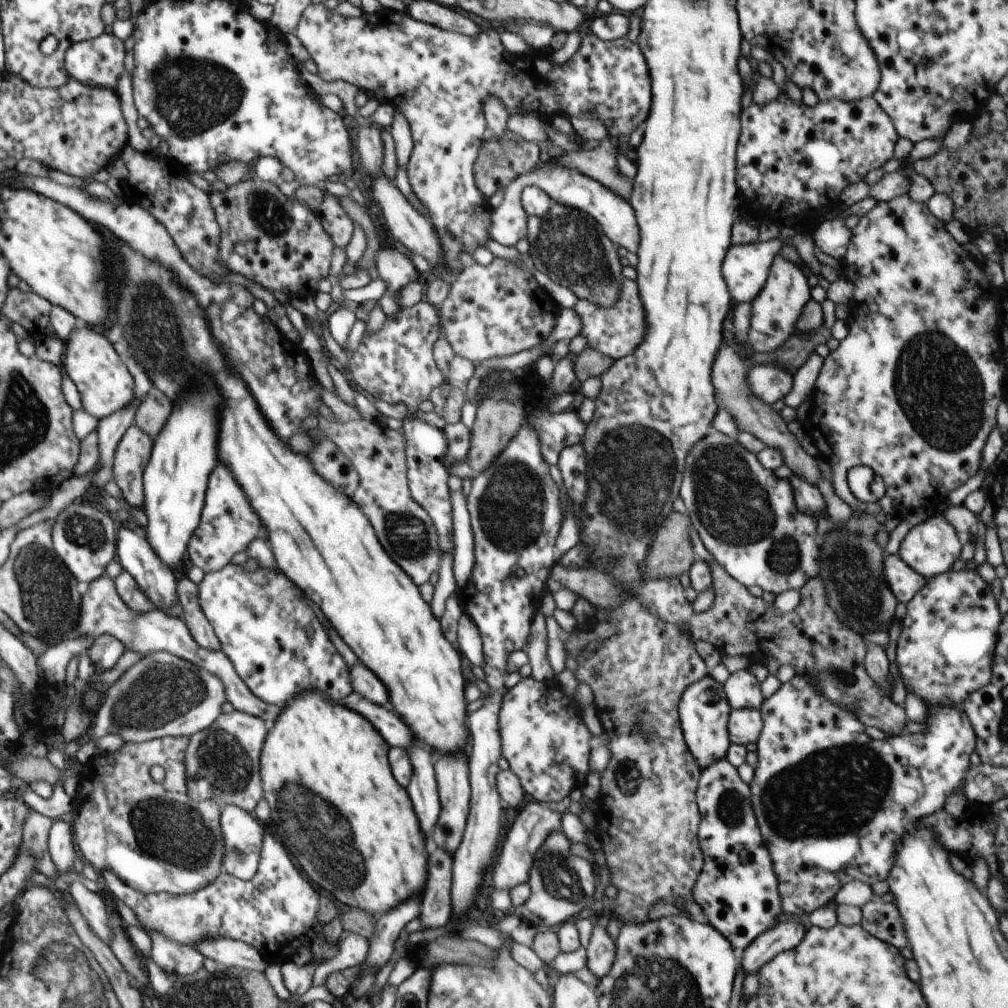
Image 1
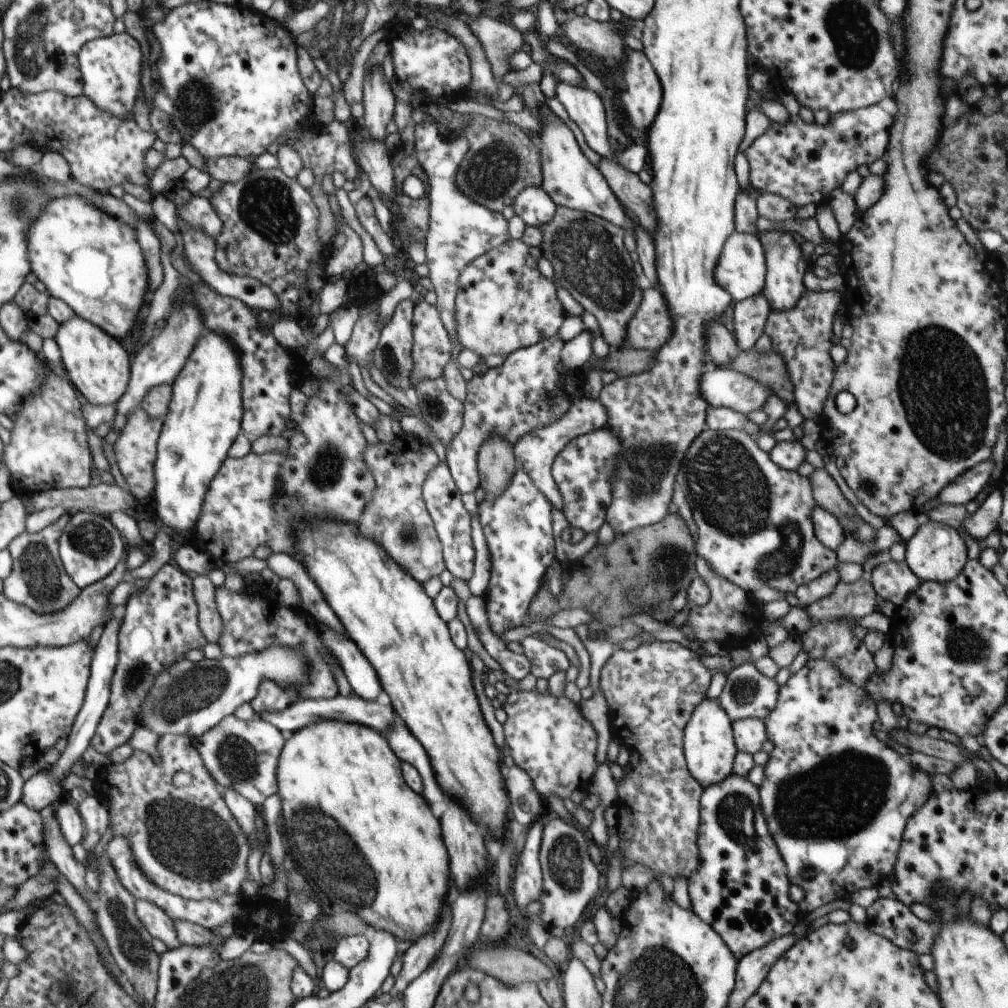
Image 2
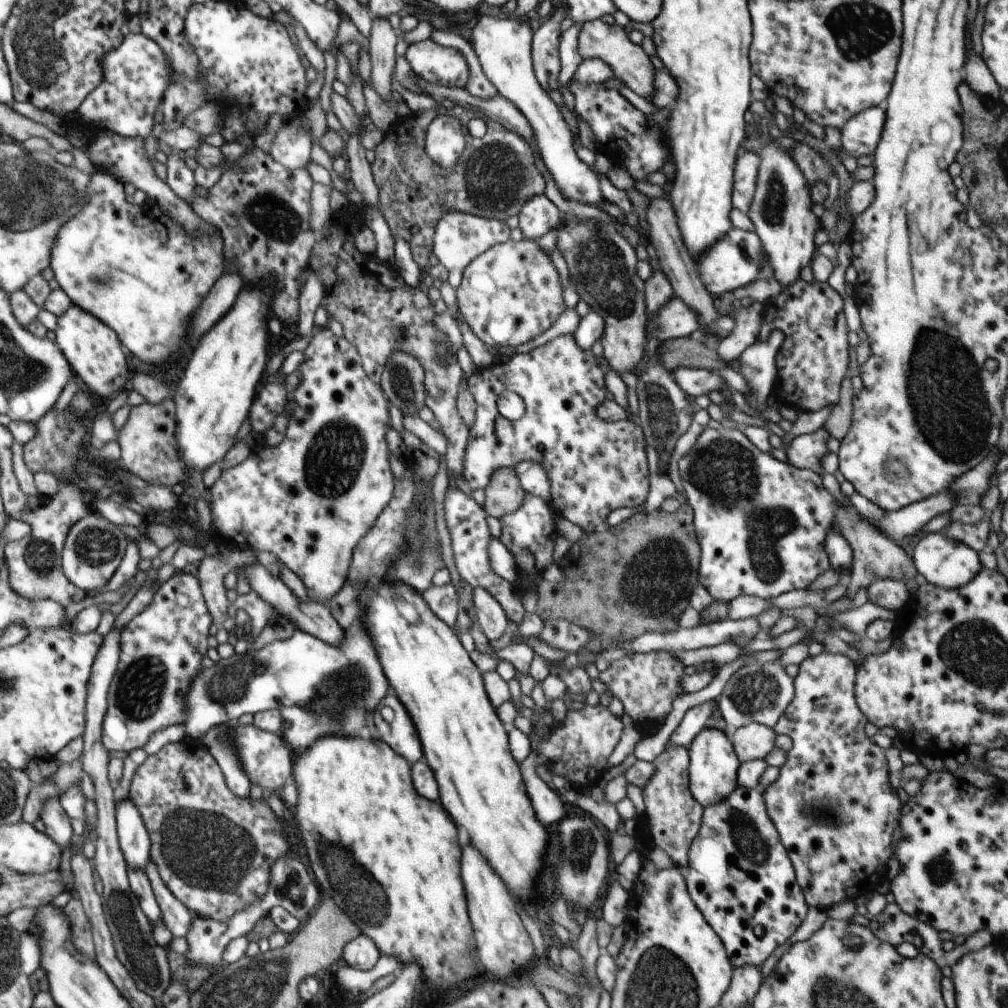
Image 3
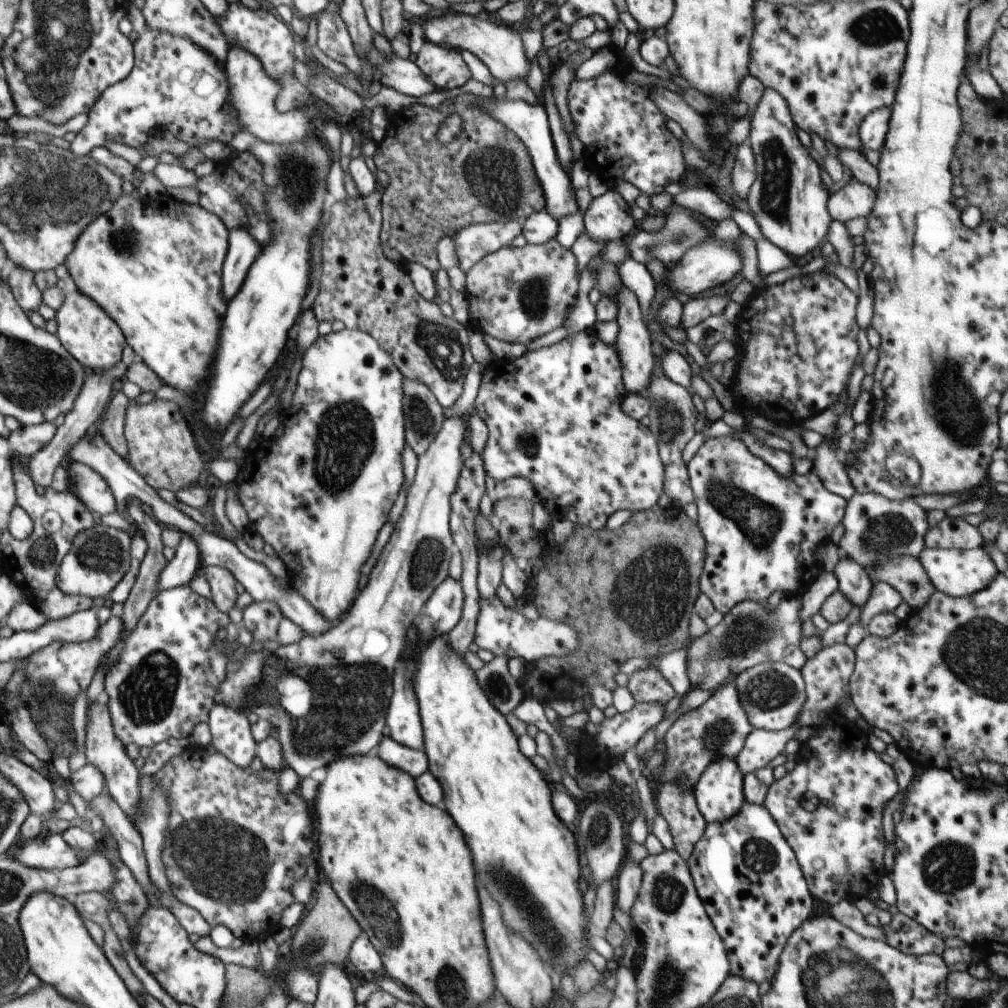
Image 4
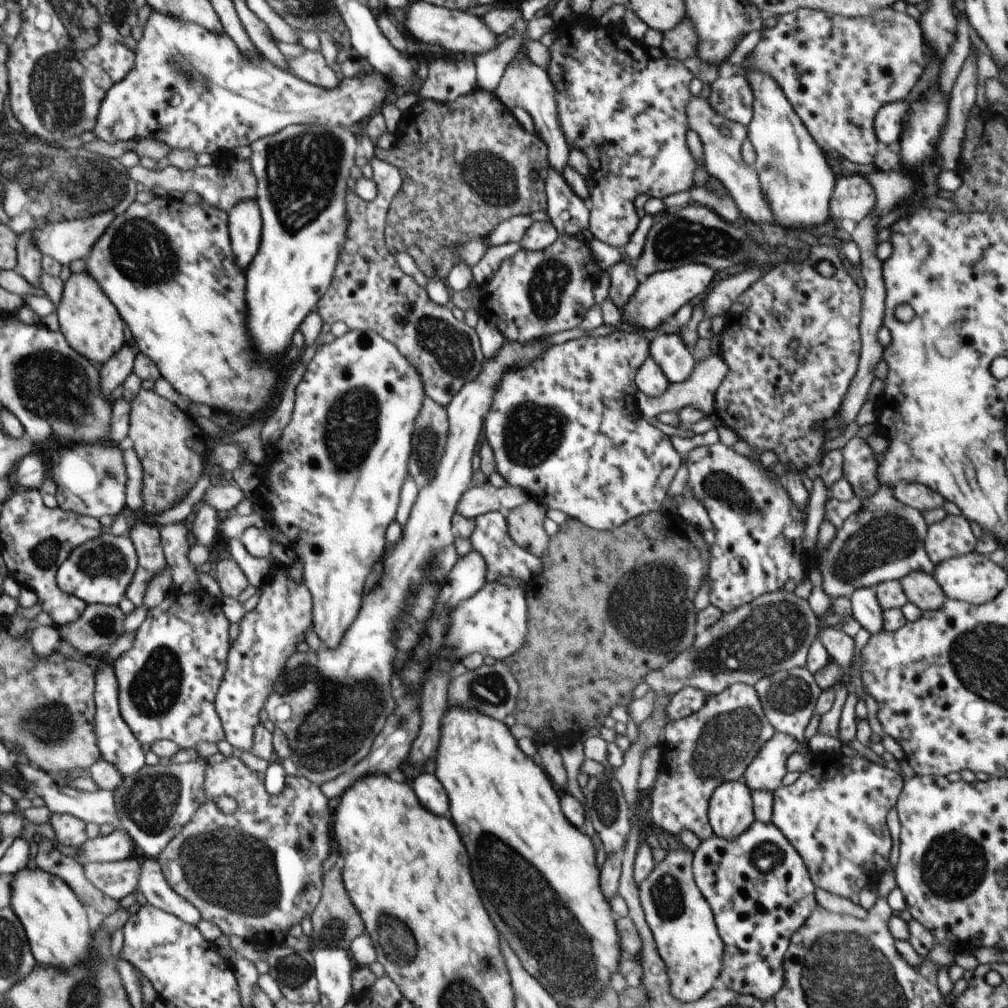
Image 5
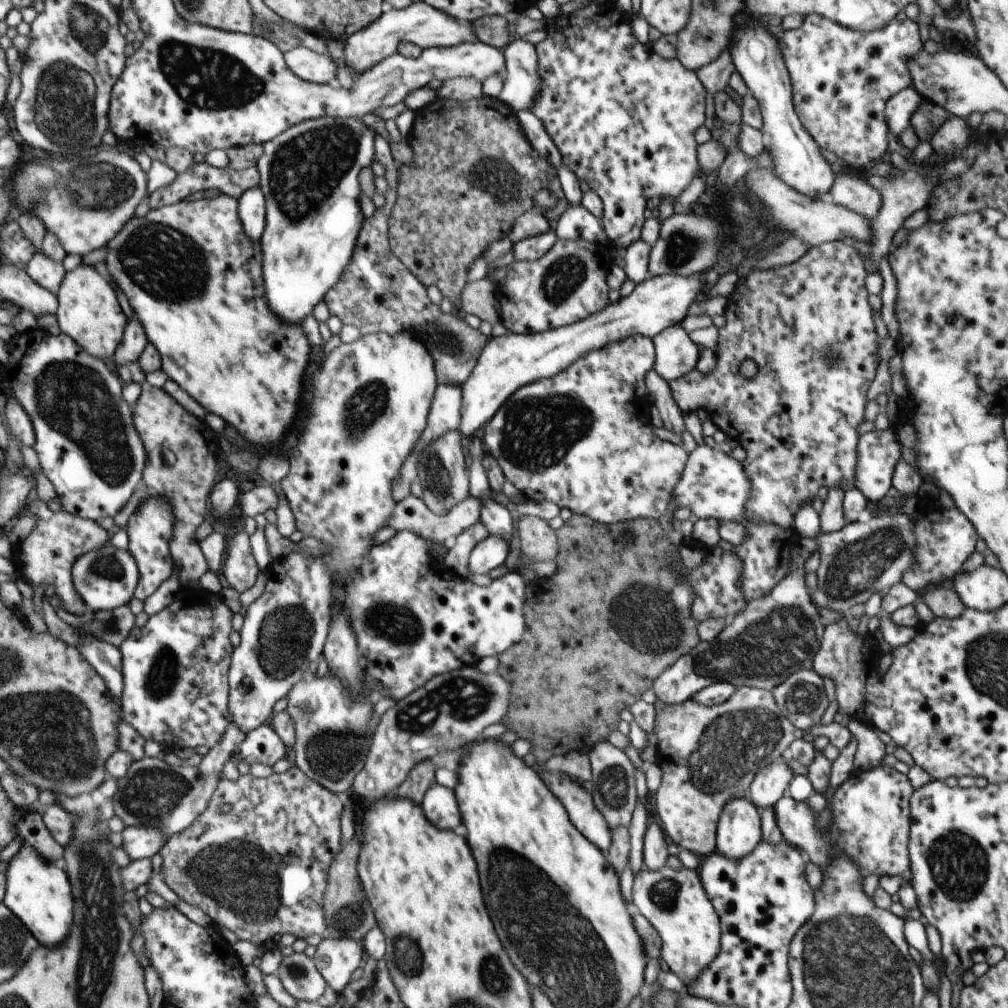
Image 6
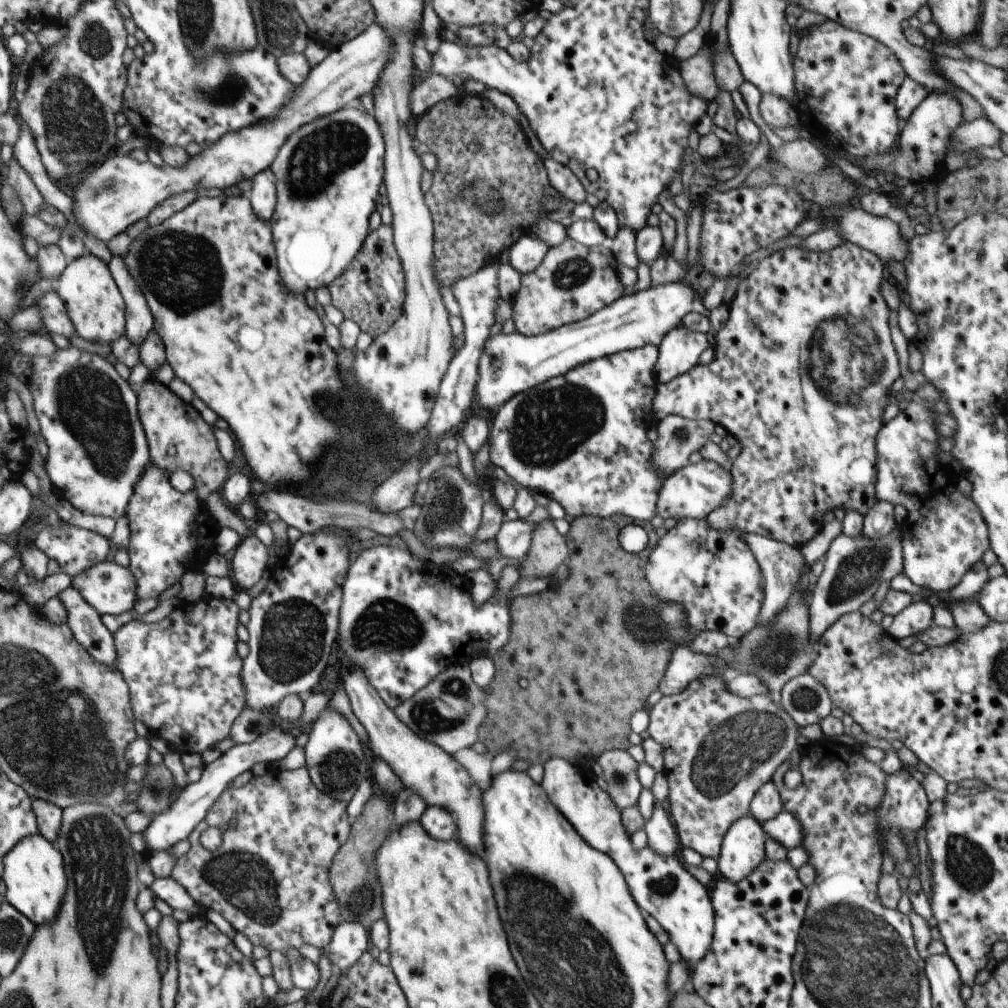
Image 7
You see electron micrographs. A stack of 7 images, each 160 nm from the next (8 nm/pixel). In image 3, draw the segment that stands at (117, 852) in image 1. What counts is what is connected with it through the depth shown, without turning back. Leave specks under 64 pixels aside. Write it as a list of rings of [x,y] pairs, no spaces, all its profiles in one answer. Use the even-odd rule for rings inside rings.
[[[187,736],[149,755],[137,769],[128,797],[140,809],[151,835],[150,860],[158,866],[160,876],[170,892],[192,914],[224,922],[249,905],[262,902],[269,889],[271,866],[290,848],[282,827],[284,820],[272,811],[266,796],[254,800],[249,796],[235,795],[227,785],[220,765],[202,740]]]

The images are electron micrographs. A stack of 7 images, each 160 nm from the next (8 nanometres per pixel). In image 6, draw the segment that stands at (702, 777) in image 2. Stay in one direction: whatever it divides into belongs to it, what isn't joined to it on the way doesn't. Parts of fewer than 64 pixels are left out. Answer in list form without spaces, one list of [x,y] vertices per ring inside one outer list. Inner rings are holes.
[[[748,796],[729,801],[719,816],[715,852],[730,860],[740,860],[748,856],[762,840],[760,810],[755,807],[755,804],[750,802]]]

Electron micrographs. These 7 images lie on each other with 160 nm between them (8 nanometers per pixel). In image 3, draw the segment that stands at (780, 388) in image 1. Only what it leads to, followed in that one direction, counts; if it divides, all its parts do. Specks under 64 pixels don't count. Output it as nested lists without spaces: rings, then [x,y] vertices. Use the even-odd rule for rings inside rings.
[[[677,366],[674,370],[675,383],[690,397],[708,395],[712,390],[722,388],[726,381],[714,372],[704,368]]]

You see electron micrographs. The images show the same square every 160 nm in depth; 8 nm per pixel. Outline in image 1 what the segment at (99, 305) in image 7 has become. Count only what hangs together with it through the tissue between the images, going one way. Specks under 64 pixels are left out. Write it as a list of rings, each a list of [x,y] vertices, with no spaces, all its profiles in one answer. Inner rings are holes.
[[[84,322],[76,324],[65,341],[63,353],[65,374],[76,385],[83,409],[99,420],[110,416],[113,412],[123,410],[134,402],[135,379],[132,373],[128,372],[128,367],[122,364],[112,343],[114,342],[106,340],[105,334],[94,332]]]

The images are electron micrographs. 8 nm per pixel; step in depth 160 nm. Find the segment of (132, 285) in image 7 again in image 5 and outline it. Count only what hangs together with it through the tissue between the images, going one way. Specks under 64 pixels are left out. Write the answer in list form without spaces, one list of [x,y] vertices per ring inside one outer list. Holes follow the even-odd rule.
[[[130,343],[122,348],[110,360],[101,366],[101,391],[105,397],[110,396],[122,384],[126,377],[133,372],[133,364],[139,348]]]

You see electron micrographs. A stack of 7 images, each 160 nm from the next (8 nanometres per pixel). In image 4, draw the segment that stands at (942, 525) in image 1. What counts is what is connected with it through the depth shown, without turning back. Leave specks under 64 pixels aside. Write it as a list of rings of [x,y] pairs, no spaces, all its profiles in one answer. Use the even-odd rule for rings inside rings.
[[[925,546],[918,560],[933,582],[935,590],[951,597],[972,596],[974,593],[988,588],[995,576],[1000,573],[984,547],[975,549],[928,549]]]

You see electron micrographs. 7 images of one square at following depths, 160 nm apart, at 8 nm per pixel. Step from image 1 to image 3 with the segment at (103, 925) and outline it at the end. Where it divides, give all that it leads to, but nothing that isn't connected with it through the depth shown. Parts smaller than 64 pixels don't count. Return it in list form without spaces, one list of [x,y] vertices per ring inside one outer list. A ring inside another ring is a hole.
[[[61,799],[44,801],[39,818],[44,822],[48,836],[51,836],[56,844],[67,851],[70,842],[72,842],[72,825],[70,825],[70,818],[61,805]]]

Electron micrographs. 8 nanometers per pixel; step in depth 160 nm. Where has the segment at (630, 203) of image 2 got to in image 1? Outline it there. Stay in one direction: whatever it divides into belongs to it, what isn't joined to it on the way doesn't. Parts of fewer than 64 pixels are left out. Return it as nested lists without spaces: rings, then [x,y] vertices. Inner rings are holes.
[[[607,136],[593,150],[572,151],[558,158],[545,158],[543,161],[562,163],[565,167],[575,168],[582,174],[601,182],[604,187],[612,190],[618,197],[624,196],[624,200],[630,200],[632,178],[620,173],[616,161],[621,148],[617,140]]]

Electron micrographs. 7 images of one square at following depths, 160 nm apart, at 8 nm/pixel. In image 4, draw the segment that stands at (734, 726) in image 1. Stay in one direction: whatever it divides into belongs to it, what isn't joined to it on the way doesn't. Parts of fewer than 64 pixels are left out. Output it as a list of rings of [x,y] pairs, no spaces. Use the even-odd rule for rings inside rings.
[[[796,725],[781,731],[752,729],[745,740],[744,748],[734,760],[743,776],[770,765],[782,754],[788,740],[792,740],[798,731]]]

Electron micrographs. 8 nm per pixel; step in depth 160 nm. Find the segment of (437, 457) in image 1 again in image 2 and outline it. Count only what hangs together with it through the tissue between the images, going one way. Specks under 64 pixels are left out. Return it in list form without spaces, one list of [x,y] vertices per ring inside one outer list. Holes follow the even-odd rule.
[[[439,462],[434,470],[428,473],[423,484],[422,494],[442,543],[445,568],[457,579],[468,582],[474,574],[474,545],[472,545],[472,536],[470,535],[472,532],[470,520],[472,518],[460,499],[462,493],[458,490],[446,463]]]

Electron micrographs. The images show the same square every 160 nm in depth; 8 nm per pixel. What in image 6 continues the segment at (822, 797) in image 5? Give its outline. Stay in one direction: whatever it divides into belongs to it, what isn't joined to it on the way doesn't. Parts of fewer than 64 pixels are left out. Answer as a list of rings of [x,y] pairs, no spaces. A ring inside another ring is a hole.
[[[880,765],[874,767],[873,769],[866,769],[866,770],[858,770],[852,774],[852,788],[838,788],[834,795],[834,812],[833,812],[833,820],[830,825],[820,832],[820,830],[816,829],[815,820],[817,819],[817,814],[810,810],[806,801],[798,802],[796,801],[787,793],[785,794],[774,806],[775,812],[775,821],[777,827],[780,829],[782,833],[784,842],[792,845],[796,849],[799,849],[802,853],[804,853],[807,860],[810,860],[814,864],[817,864],[820,868],[822,873],[825,873],[829,862],[836,856],[836,851],[842,851],[845,855],[849,856],[849,859],[853,860],[853,863],[857,864],[857,867],[861,870],[861,875],[865,878],[870,874],[877,874],[878,876],[898,876],[904,875],[907,872],[910,872],[910,859],[909,859],[909,836],[910,836],[910,827],[912,824],[912,817],[911,817],[911,806],[910,806],[910,797],[912,793],[915,791],[915,788],[912,787],[910,780],[908,777],[899,772],[893,766],[887,765]]]

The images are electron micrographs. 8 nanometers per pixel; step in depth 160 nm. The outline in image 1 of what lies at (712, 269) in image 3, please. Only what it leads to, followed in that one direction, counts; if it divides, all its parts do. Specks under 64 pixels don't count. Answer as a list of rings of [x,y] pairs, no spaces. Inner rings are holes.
[[[780,236],[770,241],[734,244],[722,264],[730,296],[738,304],[752,303],[760,294],[775,256],[784,245]]]

